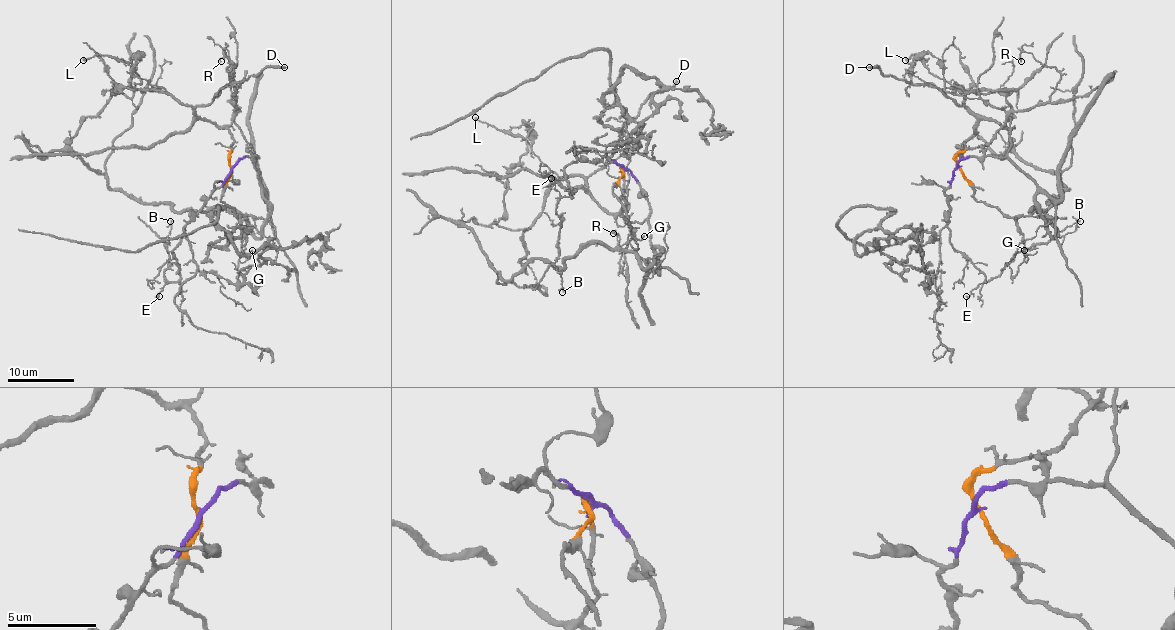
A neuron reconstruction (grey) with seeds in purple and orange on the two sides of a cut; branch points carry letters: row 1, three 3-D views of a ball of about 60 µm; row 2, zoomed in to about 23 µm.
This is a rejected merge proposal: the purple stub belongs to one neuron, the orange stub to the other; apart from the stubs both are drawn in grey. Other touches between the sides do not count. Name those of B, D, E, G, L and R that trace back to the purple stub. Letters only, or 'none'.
B, E

